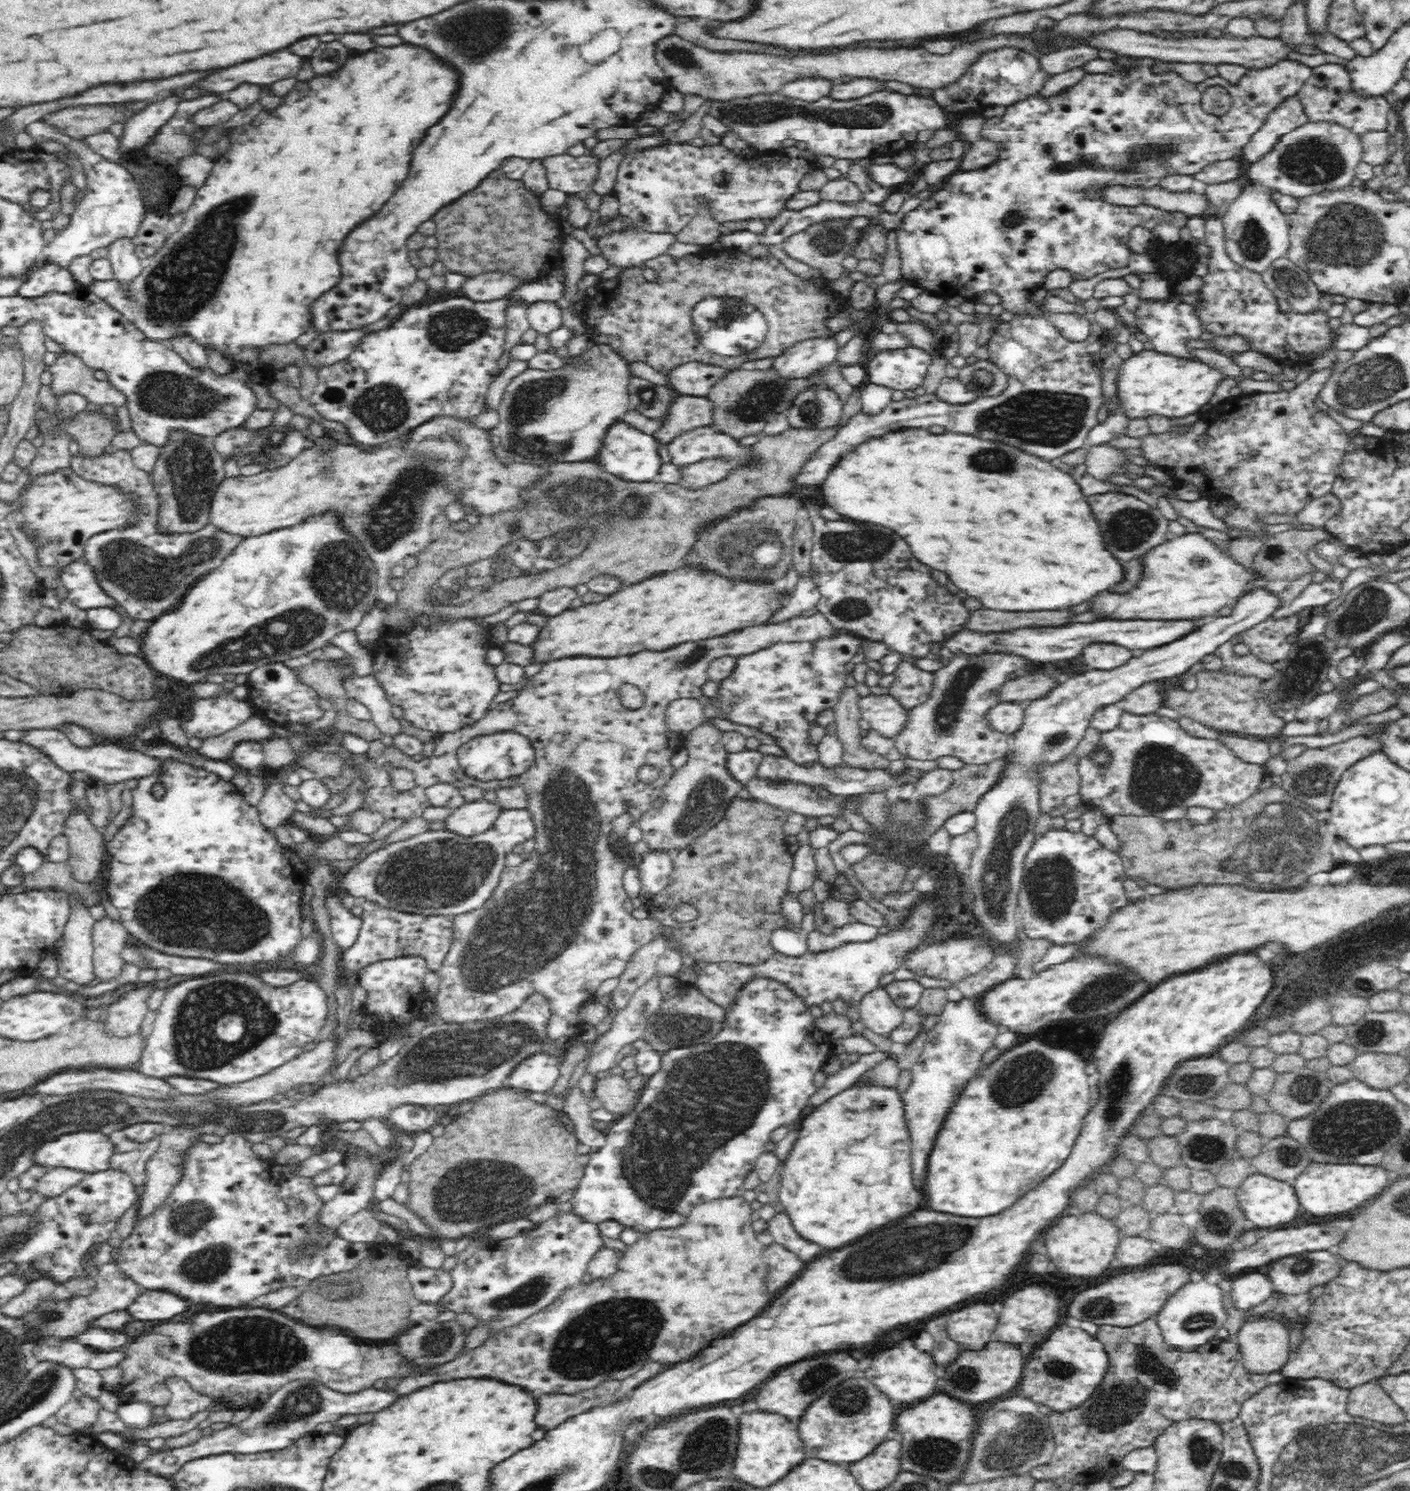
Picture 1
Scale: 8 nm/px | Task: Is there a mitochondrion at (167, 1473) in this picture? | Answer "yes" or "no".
no

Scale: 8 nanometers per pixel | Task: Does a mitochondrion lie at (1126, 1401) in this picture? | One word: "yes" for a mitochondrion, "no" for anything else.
yes

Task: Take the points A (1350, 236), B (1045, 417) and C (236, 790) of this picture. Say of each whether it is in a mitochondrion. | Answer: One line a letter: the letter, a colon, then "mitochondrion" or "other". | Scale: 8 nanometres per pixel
A: mitochondrion
B: mitochondrion
C: other

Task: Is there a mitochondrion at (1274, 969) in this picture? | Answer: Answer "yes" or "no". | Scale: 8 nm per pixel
no

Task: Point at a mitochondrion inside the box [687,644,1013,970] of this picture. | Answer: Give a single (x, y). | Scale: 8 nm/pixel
(947, 712)

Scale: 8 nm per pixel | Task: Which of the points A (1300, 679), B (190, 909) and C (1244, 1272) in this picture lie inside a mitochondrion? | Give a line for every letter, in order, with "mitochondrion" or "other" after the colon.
A: mitochondrion
B: mitochondrion
C: other

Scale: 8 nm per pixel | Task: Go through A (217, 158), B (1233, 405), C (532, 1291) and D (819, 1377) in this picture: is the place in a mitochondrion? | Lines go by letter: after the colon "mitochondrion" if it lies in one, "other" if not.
A: other
B: other
C: mitochondrion
D: mitochondrion

